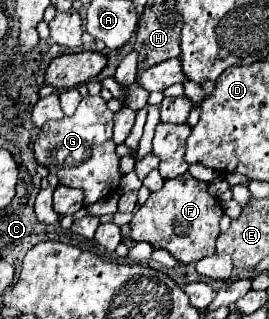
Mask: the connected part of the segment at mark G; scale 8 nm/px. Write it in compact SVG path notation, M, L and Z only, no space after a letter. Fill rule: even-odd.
M88 95L80 101L74 115L42 125L34 141L36 161L54 173L62 185L82 189L84 205L110 195L120 183L120 157L116 155L116 145L112 141L112 115L114 113L106 107L106 101L100 95Z

